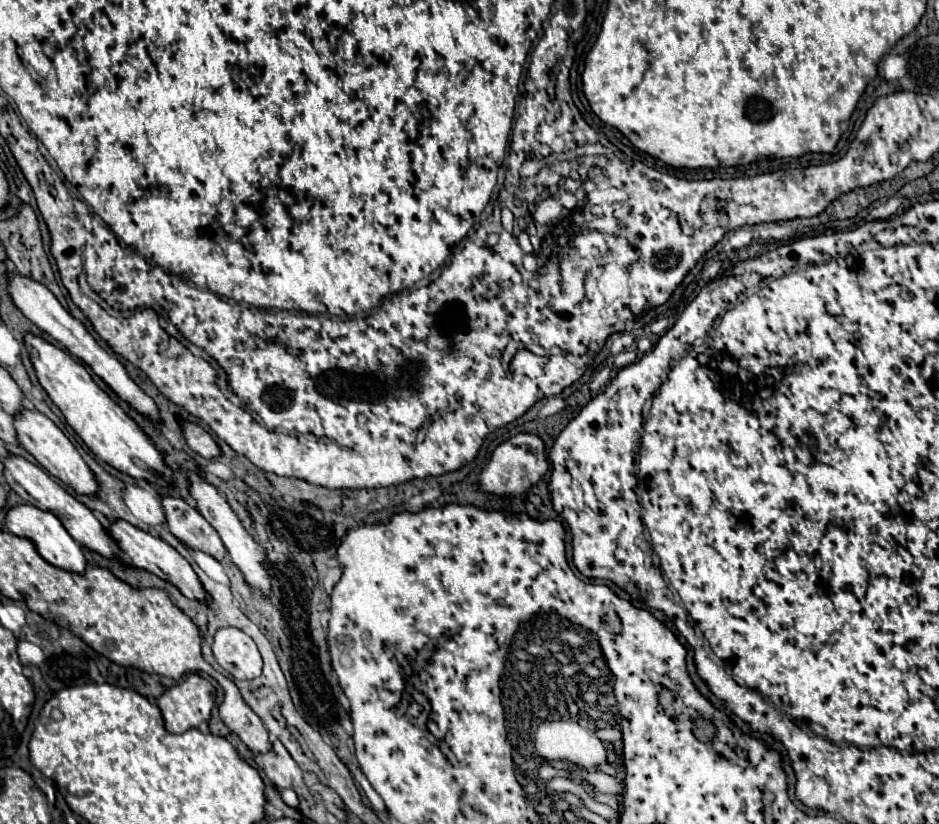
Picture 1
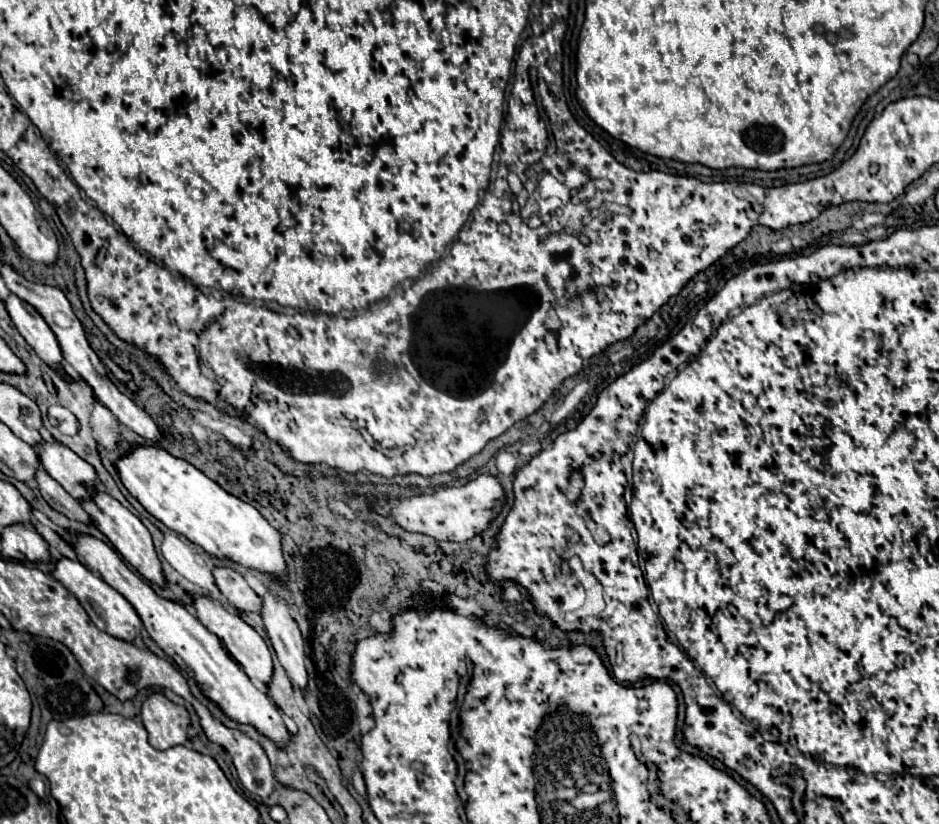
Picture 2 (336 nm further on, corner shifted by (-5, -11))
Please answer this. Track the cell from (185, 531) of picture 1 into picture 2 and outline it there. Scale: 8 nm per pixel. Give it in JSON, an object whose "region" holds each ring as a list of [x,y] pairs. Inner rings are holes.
{"region":[[[216,566],[212,568],[214,580],[218,590],[224,594],[224,598],[238,610],[250,610],[260,614],[260,598],[258,594],[248,586],[242,574],[228,566]]]}

